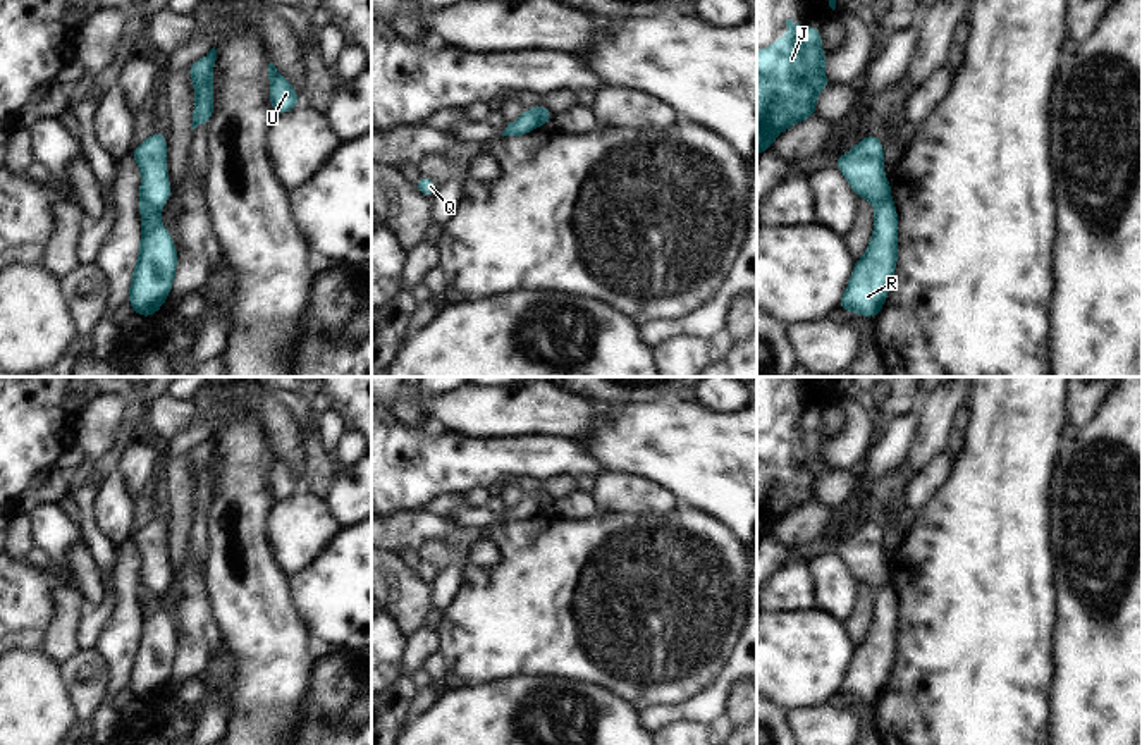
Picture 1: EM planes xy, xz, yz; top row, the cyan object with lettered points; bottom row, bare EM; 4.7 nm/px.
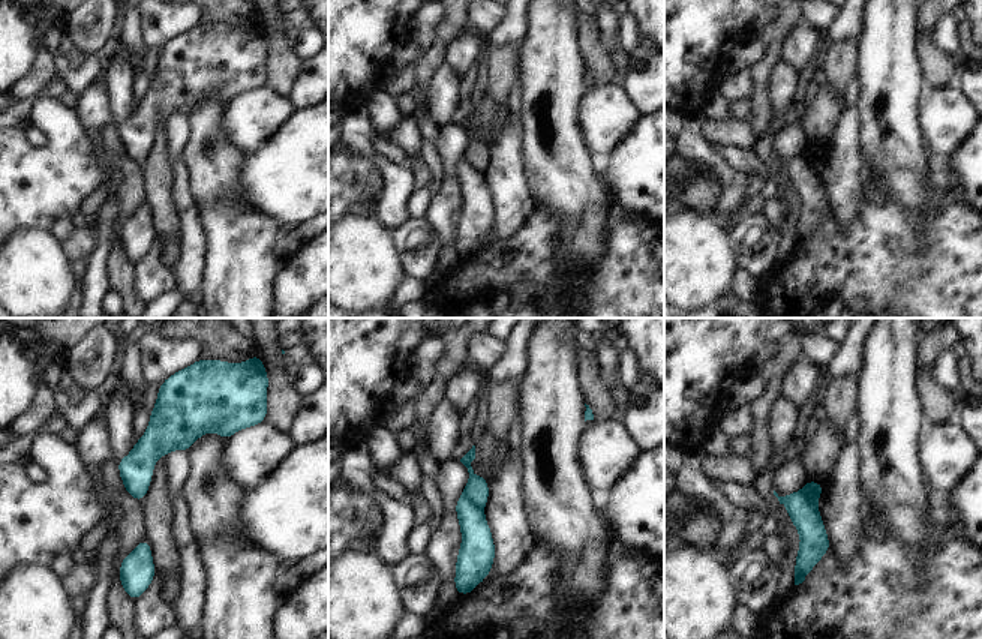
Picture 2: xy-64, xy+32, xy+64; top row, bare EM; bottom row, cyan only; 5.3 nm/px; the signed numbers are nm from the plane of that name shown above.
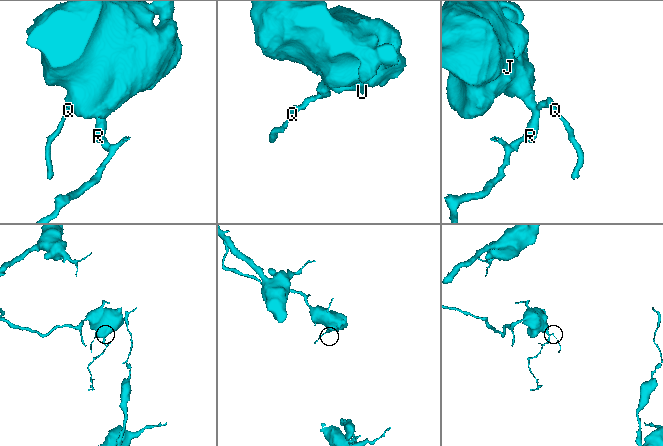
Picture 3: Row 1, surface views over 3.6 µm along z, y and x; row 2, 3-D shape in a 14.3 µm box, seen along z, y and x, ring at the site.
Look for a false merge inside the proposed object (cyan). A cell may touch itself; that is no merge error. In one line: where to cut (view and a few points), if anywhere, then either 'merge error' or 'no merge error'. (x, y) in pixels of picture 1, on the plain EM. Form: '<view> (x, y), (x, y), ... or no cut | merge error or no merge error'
xy (140, 584), (157, 597) | merge error

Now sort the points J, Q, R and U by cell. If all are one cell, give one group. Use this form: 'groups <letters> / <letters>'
groups J U / Q R

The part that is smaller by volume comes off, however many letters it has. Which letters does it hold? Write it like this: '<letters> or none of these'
Q, R

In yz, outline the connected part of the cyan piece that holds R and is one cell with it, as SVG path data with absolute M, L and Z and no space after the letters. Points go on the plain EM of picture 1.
M893 583L875 590L874 618L862 643L853 650L839 695L877 704L898 650L898 595Z

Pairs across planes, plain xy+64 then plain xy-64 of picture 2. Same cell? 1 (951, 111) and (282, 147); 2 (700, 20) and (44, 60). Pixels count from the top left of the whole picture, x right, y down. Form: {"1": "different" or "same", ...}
{"1": "different", "2": "different"}

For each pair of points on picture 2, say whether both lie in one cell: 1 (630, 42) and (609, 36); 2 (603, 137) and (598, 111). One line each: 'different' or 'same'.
1: different
2: same

